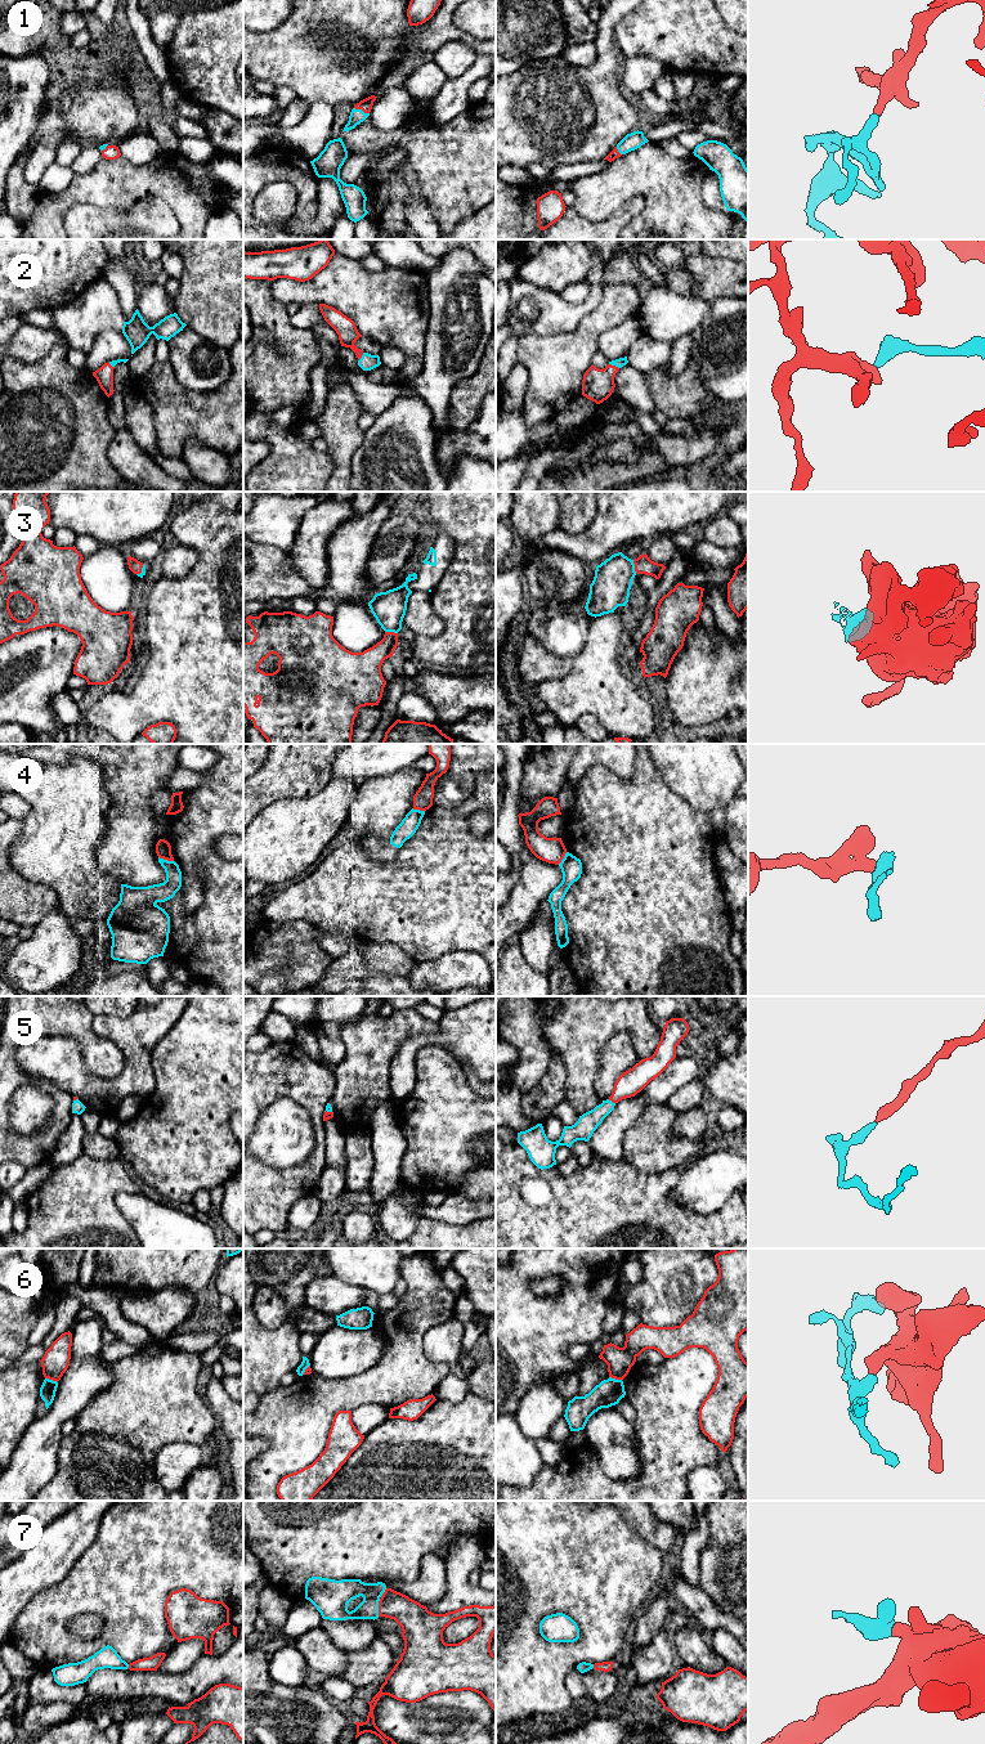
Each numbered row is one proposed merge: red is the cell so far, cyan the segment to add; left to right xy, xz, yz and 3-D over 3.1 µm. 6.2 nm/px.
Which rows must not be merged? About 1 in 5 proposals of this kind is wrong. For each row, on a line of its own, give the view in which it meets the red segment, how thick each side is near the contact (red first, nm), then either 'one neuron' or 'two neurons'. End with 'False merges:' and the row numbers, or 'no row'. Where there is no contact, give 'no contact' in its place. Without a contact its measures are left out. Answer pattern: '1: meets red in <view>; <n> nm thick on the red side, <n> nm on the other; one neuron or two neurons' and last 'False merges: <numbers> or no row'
1: meets red in xz; 80 nm thick on the red side, 90 nm on the other; one neuron
2: meets red in yz; 200 nm thick on the red side, 60 nm on the other; one neuron
3: meets red in yz; 110 nm thick on the red side, 240 nm on the other; one neuron
4: meets red in xy; 100 nm thick on the red side, 120 nm on the other; two neurons
5: meets red in yz; 160 nm thick on the red side, 130 nm on the other; one neuron
6: meets red in xy; 170 nm thick on the red side, 100 nm on the other; two neurons
7: meets red in xz; 200 nm thick on the red side, 150 nm on the other; one neuron
False merges: 4, 6

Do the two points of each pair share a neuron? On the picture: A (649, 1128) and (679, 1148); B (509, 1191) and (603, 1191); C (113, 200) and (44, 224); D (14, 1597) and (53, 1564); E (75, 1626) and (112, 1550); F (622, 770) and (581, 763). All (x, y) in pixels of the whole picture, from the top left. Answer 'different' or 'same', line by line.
A: same
B: same
C: same
D: same
E: different
F: same

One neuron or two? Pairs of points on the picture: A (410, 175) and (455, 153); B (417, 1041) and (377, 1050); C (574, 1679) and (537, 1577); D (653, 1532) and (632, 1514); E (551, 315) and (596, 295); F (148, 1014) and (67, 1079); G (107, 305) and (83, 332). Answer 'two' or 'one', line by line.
A: two
B: two
C: two
D: one
E: one
F: one
G: one

